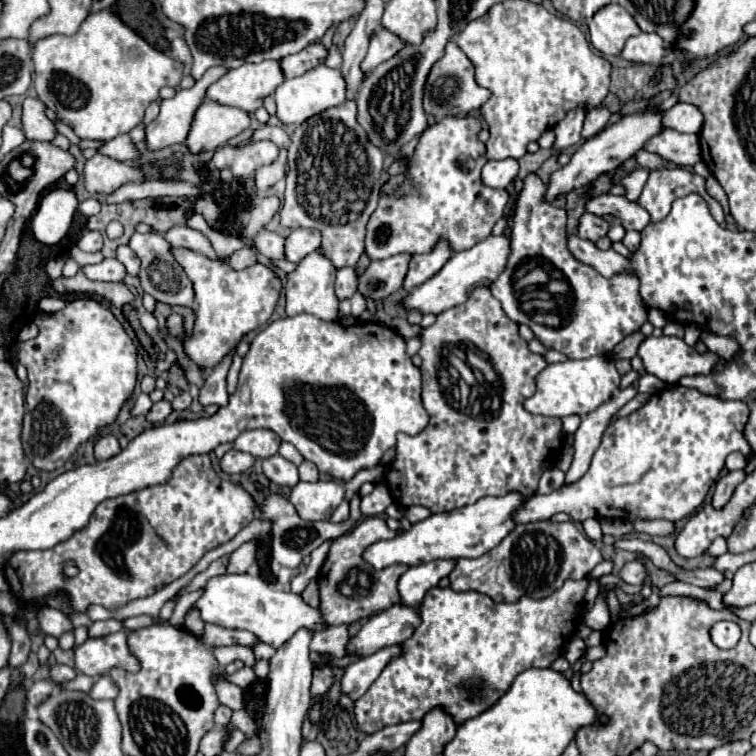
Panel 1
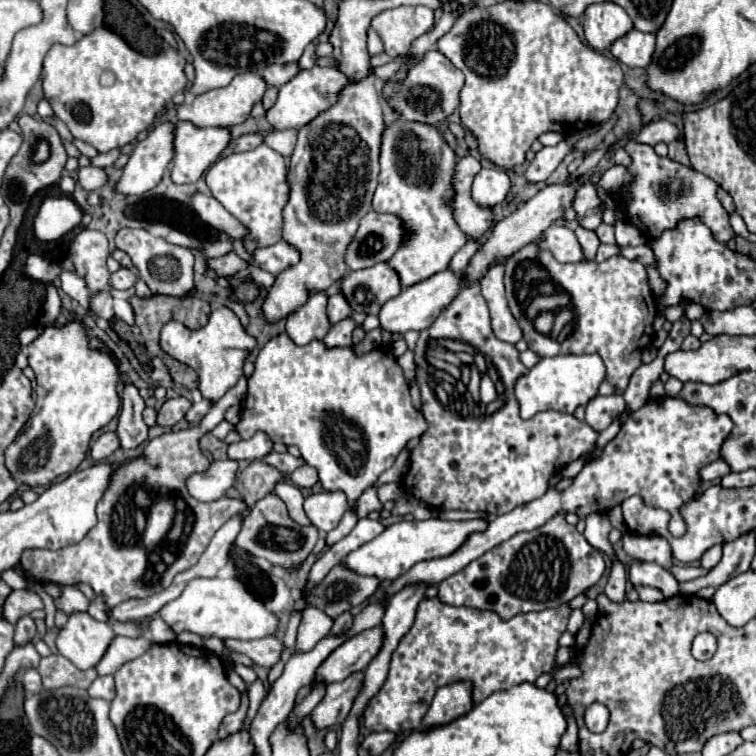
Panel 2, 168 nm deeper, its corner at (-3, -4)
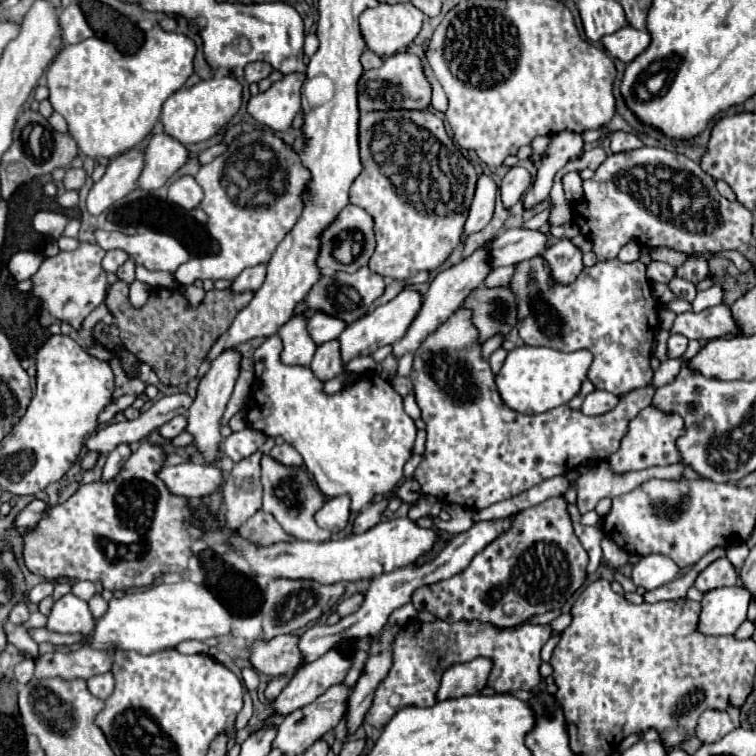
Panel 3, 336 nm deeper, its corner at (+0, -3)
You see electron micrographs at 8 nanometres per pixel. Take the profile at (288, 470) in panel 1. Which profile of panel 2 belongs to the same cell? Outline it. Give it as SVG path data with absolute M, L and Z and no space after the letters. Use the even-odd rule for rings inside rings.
M270 452L264 462L268 462L270 466L276 466L276 470L280 470L282 474L292 474L300 464L302 460L300 458L294 458L292 454L284 452L284 454L278 454L278 452Z

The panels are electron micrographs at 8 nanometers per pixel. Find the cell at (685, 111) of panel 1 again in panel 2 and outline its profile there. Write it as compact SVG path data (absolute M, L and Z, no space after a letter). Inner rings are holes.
M656 120L638 132L636 142L654 146L658 142L664 142L664 138L680 138L680 136L682 136L682 130L676 124L672 124L668 120Z

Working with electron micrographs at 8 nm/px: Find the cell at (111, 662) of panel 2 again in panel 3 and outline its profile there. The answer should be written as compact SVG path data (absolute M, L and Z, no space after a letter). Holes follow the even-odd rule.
M99 593L93 595L93 599L89 601L89 611L91 611L95 617L105 615L105 611L107 611L107 601L105 601Z

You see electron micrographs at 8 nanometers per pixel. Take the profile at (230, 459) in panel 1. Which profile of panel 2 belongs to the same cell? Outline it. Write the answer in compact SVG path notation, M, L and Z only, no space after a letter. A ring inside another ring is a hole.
M236 460L212 462L210 468L202 474L194 474L188 478L188 492L200 502L212 502L222 498L236 482Z

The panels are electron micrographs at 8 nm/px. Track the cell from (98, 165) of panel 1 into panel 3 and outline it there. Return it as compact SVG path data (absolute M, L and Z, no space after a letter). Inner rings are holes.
M67 167L67 173L63 177L63 187L65 189L81 189L81 185L85 183L85 179L87 179L87 173L83 169Z

